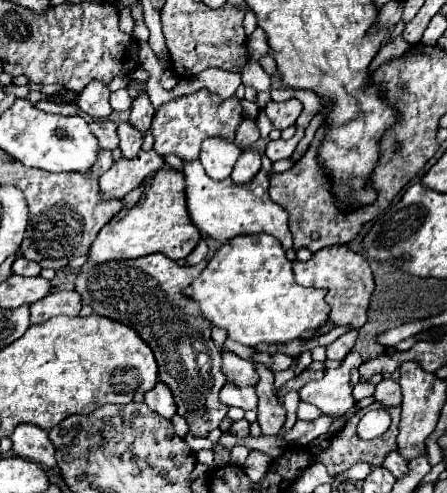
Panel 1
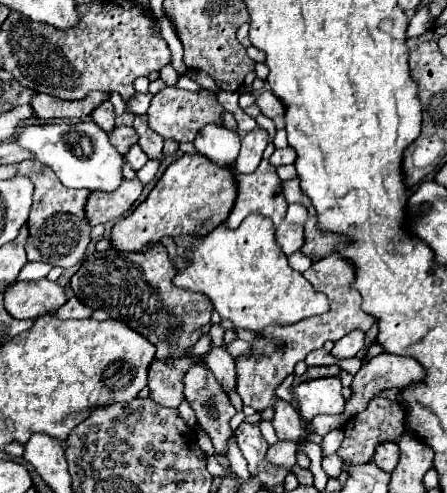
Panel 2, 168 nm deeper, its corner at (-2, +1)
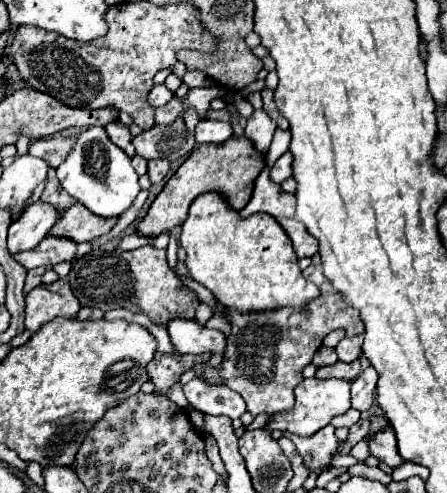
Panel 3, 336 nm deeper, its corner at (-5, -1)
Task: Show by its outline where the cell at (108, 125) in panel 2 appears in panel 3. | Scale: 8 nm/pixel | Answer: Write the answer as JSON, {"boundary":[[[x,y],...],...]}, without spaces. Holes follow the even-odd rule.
{"boundary":[[[114,120],[114,122],[110,122],[110,124],[106,126],[106,132],[108,132],[110,140],[112,140],[116,146],[120,146],[128,156],[134,156],[134,146],[132,146],[132,142],[130,142],[132,136],[130,136],[128,126],[124,126],[122,122]]]}

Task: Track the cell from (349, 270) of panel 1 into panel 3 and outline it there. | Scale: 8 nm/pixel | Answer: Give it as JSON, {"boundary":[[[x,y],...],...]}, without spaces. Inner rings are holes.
{"boundary":[[[308,266],[304,270],[304,278],[316,282],[320,288],[320,296],[304,312],[292,312],[290,308],[282,308],[280,312],[266,312],[264,316],[236,316],[236,312],[230,312],[232,334],[226,340],[228,344],[222,366],[220,370],[206,370],[206,380],[210,384],[226,380],[226,386],[244,398],[248,412],[254,416],[260,412],[276,414],[292,410],[294,388],[302,382],[302,368],[310,364],[314,352],[322,346],[322,340],[330,332],[344,330],[346,336],[364,332],[360,312],[344,302],[320,266]]]}

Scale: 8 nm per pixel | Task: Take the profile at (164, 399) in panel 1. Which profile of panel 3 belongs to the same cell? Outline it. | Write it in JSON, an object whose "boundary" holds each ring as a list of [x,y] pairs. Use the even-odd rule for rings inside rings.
{"boundary":[[[158,354],[150,364],[148,364],[148,378],[154,384],[156,394],[166,394],[178,380],[180,376],[190,370],[198,362],[206,362],[210,356],[208,354]]]}

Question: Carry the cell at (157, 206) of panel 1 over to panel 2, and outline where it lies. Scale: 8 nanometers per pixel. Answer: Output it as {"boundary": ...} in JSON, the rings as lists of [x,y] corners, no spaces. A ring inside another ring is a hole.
{"boundary":[[[183,154],[179,160],[175,160],[165,174],[161,176],[161,180],[157,182],[157,186],[149,192],[147,200],[141,202],[127,218],[121,218],[111,232],[111,242],[113,248],[117,250],[125,250],[125,252],[137,252],[143,250],[149,242],[159,242],[163,236],[181,236],[187,234],[191,238],[201,238],[203,234],[211,232],[213,228],[217,228],[219,224],[225,222],[225,218],[229,216],[233,204],[235,204],[235,170],[233,166],[213,166],[213,162],[209,162],[209,158],[203,158],[203,154]]]}

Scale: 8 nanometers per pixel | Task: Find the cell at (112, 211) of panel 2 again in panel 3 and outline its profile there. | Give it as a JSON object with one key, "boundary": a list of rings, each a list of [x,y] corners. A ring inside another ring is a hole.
{"boundary":[[[76,202],[64,214],[64,218],[58,224],[54,224],[50,234],[68,236],[70,240],[76,240],[80,244],[80,242],[94,240],[98,236],[108,234],[116,222],[118,222],[118,218],[100,218],[94,212],[90,212],[84,204]]]}

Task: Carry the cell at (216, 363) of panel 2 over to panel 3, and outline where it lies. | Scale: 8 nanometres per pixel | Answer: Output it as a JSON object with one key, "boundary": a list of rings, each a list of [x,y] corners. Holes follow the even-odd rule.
{"boundary":[[[184,318],[170,320],[168,334],[174,348],[180,354],[202,354],[202,352],[224,354],[226,348],[226,336],[220,330],[200,326],[194,320],[184,320]]]}

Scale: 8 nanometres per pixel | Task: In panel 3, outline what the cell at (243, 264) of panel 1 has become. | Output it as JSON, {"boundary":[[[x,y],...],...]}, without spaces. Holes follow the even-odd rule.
{"boundary":[[[214,192],[202,194],[192,202],[190,214],[182,224],[180,244],[186,250],[188,278],[206,286],[222,306],[240,314],[270,312],[286,306],[302,312],[306,304],[320,296],[318,286],[302,276],[292,242],[272,216],[252,214],[250,218],[240,218]]]}

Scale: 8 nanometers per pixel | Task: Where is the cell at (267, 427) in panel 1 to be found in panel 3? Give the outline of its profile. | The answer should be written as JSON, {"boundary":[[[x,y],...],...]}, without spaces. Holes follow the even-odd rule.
{"boundary":[[[324,426],[320,432],[300,438],[296,434],[284,432],[286,438],[290,438],[298,450],[298,454],[304,458],[304,466],[310,470],[320,470],[330,466],[330,456],[338,452],[340,440],[334,436],[332,426]]]}

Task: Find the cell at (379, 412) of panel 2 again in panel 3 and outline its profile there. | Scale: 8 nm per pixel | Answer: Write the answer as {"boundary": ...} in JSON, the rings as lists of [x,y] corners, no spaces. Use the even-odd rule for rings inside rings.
{"boundary":[[[370,416],[368,420],[370,420],[370,432],[368,432],[368,436],[366,436],[366,438],[374,436],[374,434],[378,434],[378,432],[382,432],[384,428],[388,428],[388,426],[390,426],[390,424],[388,424],[388,420],[386,420],[384,416]]]}

